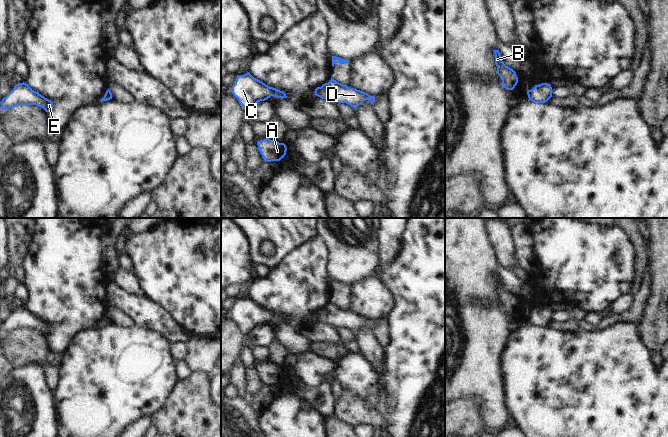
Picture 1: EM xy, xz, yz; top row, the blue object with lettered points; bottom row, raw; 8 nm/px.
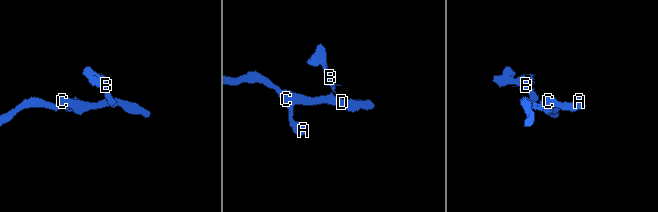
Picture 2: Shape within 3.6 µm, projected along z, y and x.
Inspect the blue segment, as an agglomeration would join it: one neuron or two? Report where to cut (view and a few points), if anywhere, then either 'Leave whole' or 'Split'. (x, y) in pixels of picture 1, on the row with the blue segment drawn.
Split along yz (530, 90), (528, 96). Split

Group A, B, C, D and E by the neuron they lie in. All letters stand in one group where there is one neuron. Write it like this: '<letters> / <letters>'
A C D E / B

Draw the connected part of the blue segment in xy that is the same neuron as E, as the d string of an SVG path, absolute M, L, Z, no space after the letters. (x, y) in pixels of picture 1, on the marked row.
M18 83L13 90L2 99L1 109L9 109L17 105L37 105L49 112L53 108L53 102L38 92L34 91L26 83Z

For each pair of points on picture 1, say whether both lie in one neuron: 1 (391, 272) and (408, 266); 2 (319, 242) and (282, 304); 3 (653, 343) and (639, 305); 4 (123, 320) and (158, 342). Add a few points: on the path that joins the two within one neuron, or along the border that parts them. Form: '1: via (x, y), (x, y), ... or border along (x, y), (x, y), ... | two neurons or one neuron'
1: via (395, 272), (402, 272), (404, 270) | one neuron
2: via (313, 257), (301, 280), (301, 285), (297, 289) | one neuron
3: border along (651, 294), (644, 315), (637, 323) | two neurons
4: border along (112, 322), (127, 328), (132, 328), (136, 325) | two neurons

